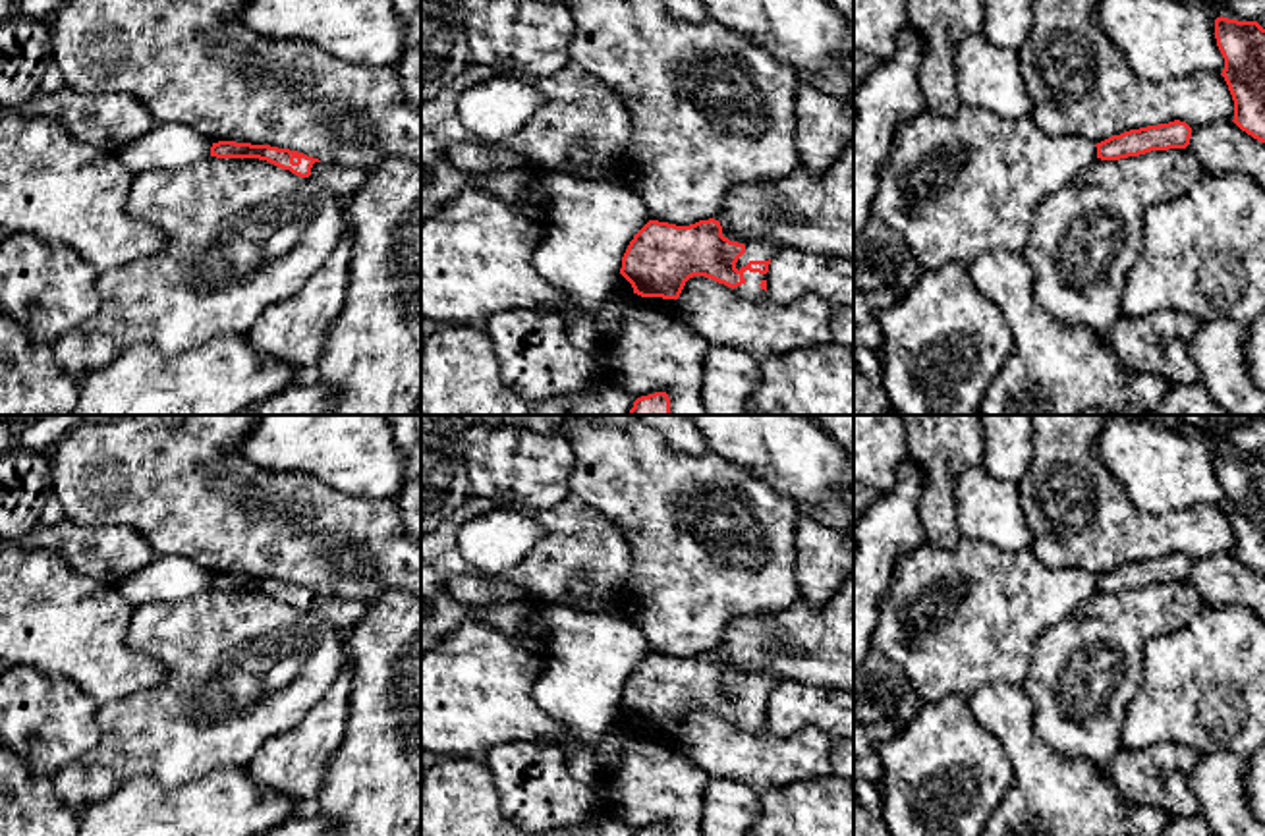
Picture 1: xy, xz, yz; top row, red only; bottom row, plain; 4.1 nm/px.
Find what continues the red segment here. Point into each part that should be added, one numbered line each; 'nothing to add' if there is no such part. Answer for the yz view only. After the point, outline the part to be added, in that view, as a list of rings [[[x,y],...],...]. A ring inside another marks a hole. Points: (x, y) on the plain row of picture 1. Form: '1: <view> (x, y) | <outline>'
nothing to add

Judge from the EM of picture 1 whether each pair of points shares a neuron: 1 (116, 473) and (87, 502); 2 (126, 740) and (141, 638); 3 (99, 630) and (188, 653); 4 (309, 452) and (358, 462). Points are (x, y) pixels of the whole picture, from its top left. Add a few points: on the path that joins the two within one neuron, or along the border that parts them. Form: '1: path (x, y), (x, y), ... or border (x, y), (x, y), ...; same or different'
1: path (109, 481), (95, 495); same
2: path (153, 713), (176, 690), (176, 665), (168, 657); same
3: border (134, 609), (126, 643), (163, 665); different
4: path (321, 452), (346, 452); same

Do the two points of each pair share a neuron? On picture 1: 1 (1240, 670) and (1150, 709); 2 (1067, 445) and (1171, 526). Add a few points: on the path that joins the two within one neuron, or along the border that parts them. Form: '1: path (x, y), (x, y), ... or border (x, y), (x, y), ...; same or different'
1: path (1217, 678), (1209, 678), (1173, 705); same
2: path (1096, 473), (1099, 487), (1142, 526); same

